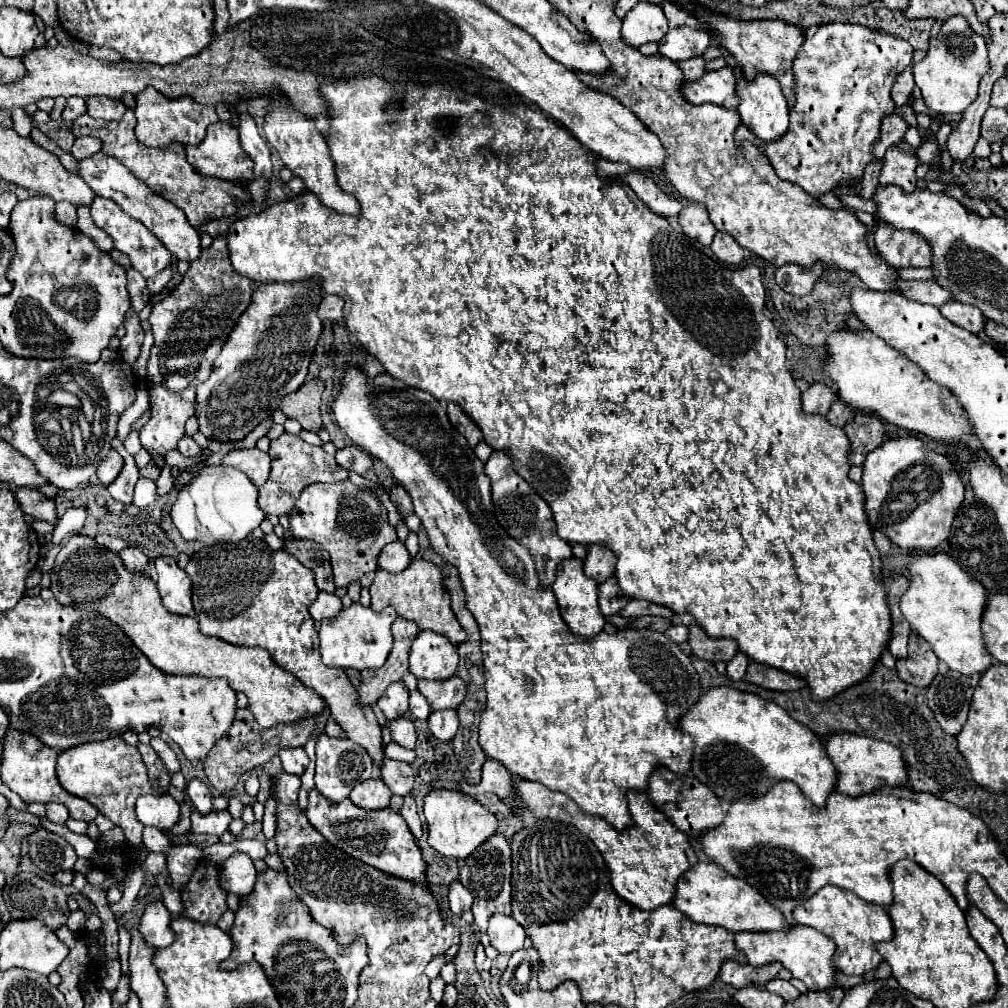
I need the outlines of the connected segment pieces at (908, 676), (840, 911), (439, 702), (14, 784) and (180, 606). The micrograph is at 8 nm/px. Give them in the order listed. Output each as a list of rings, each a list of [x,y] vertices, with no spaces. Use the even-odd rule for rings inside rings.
[[[915,631],[909,635],[909,655],[897,659],[895,671],[903,681],[917,687],[927,687],[937,675],[937,657],[929,643]]]
[[[825,885],[803,905],[795,907],[793,917],[795,923],[819,929],[835,943],[833,963],[845,975],[863,975],[875,969],[881,963],[881,955],[875,951],[875,943],[889,941],[893,937],[893,925],[885,907],[867,903],[855,893],[835,885]]]
[[[455,675],[451,679],[443,679],[443,683],[431,683],[427,679],[419,679],[417,691],[427,699],[433,711],[455,709],[465,697],[465,683]]]
[[[9,729],[5,743],[3,743],[3,759],[1,759],[1,781],[15,791],[25,803],[51,803],[51,801],[59,801],[69,809],[71,819],[83,819],[87,823],[95,821],[95,817],[99,815],[99,809],[91,807],[91,803],[83,801],[81,797],[75,797],[71,793],[67,793],[55,775],[55,763],[57,763],[57,755],[59,751],[39,743],[39,739],[35,739],[33,735],[27,733],[19,733]]]
[[[157,557],[157,591],[163,607],[177,615],[193,615],[191,579],[171,557]]]

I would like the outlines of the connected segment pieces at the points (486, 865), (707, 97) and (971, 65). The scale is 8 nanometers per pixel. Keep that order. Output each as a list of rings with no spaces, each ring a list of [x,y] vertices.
[[[495,833],[487,843],[479,845],[461,865],[459,881],[471,891],[473,895],[473,915],[475,923],[481,931],[487,929],[487,919],[491,913],[511,915],[511,849],[509,841]]]
[[[723,67],[719,71],[705,71],[697,81],[687,81],[683,85],[683,95],[693,105],[713,103],[723,105],[723,101],[735,93],[735,73],[733,67]]]
[[[959,15],[947,19],[939,33],[929,39],[929,51],[921,63],[913,65],[913,77],[923,93],[929,111],[941,117],[957,117],[977,97],[977,85],[989,69],[987,43]]]

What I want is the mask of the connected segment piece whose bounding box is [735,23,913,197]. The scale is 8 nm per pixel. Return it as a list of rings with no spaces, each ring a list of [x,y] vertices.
[[[849,23],[821,25],[813,37],[805,39],[803,47],[795,57],[793,71],[797,79],[795,87],[797,103],[791,109],[789,131],[779,141],[765,143],[757,139],[741,123],[737,127],[735,141],[747,139],[753,145],[757,145],[781,179],[789,179],[791,183],[803,187],[813,197],[829,193],[833,187],[841,183],[861,179],[865,165],[873,159],[871,147],[873,141],[879,139],[881,119],[893,113],[895,109],[895,103],[891,99],[891,87],[899,77],[899,73],[911,65],[911,57],[913,57],[913,47],[905,39],[893,35],[881,35],[879,31],[871,31],[863,25],[849,25]]]

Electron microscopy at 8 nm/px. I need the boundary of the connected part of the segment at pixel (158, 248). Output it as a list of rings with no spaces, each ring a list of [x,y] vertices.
[[[95,197],[95,203],[91,203],[91,219],[95,221],[97,227],[101,227],[107,235],[113,237],[115,241],[115,249],[123,251],[129,255],[131,265],[145,277],[155,277],[159,275],[163,269],[173,265],[173,255],[167,251],[167,247],[163,247],[163,243],[145,227],[141,225],[137,219],[131,219],[131,215],[127,215],[117,203],[113,203],[113,199],[103,199],[103,197]]]

